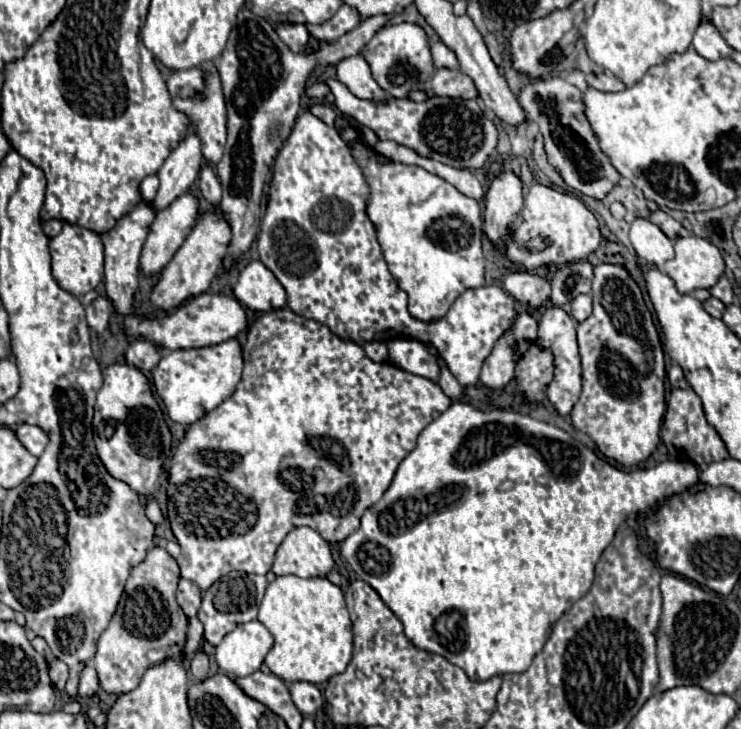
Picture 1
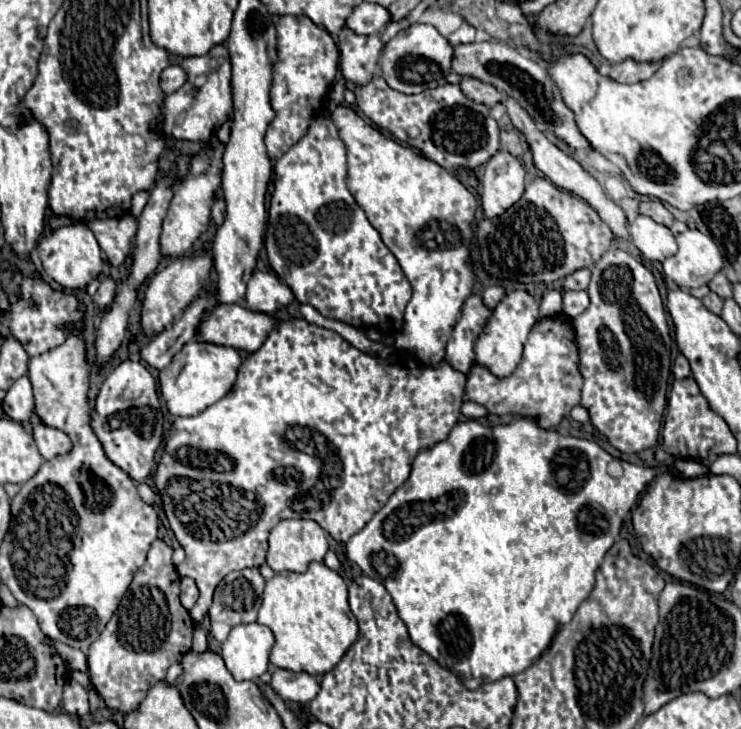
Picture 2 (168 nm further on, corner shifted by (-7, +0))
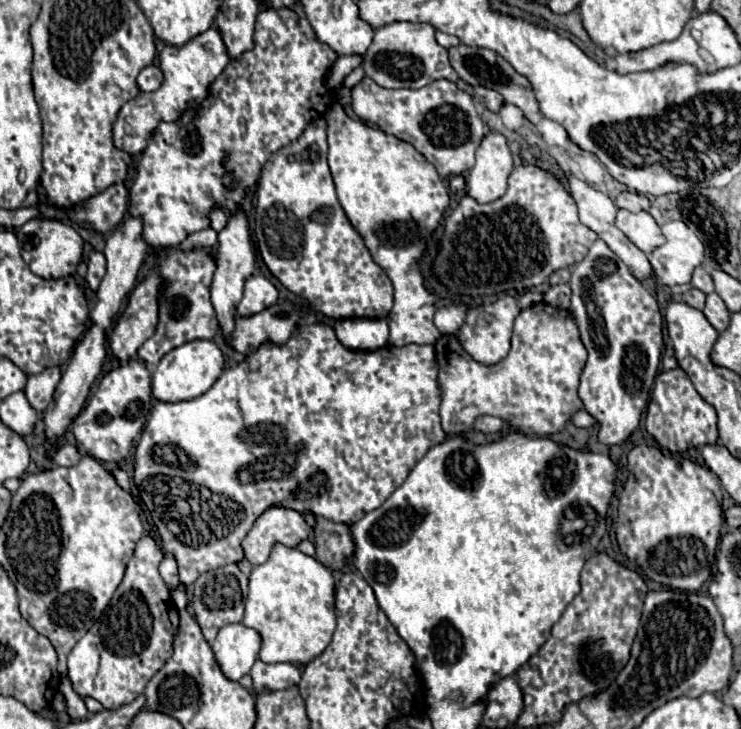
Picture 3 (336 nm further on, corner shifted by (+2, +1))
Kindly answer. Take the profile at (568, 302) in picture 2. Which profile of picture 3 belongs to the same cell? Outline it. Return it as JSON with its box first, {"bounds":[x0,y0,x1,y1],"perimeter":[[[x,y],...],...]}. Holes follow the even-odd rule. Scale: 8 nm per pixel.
{"bounds":[544,284,572,310],"perimeter":[[[556,284],[544,294],[544,302],[546,304],[552,304],[552,306],[564,308],[564,310],[568,310],[570,298],[572,298],[572,290],[568,288],[568,284]]]}

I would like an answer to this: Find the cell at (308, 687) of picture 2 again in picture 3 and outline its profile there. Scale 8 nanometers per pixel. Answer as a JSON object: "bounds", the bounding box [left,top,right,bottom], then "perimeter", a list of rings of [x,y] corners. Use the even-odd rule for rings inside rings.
{"bounds":[250,660,302,694],"perimeter":[[[256,660],[250,676],[254,680],[252,692],[260,694],[260,692],[276,692],[276,690],[284,690],[290,686],[298,686],[302,674],[294,664],[286,664],[286,662],[266,664],[262,660]]]}

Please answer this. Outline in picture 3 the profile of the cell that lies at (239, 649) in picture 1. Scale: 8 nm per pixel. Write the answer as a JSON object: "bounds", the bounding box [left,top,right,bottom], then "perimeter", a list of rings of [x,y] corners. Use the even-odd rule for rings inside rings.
{"bounds":[212,624,262,680],"perimeter":[[[228,624],[220,628],[216,640],[212,642],[212,650],[224,676],[230,680],[240,680],[258,660],[260,644],[262,638],[254,628],[244,624]]]}

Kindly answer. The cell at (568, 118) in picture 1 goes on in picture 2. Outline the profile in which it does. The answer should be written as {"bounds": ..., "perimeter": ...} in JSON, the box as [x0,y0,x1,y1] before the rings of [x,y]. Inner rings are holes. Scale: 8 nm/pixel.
{"bounds":[453,41,589,149],"perimeter":[[[503,41],[495,43],[469,43],[469,45],[457,45],[453,55],[453,71],[459,75],[475,77],[483,83],[489,83],[497,87],[499,91],[513,97],[543,129],[553,131],[559,139],[563,139],[573,149],[585,149],[589,147],[589,141],[581,137],[581,131],[577,129],[573,121],[573,113],[565,109],[565,103],[561,101],[561,95],[557,93],[557,87],[549,81],[549,75],[545,67],[541,67],[539,61],[535,61],[531,55],[523,55],[517,51],[517,47],[509,47]]]}

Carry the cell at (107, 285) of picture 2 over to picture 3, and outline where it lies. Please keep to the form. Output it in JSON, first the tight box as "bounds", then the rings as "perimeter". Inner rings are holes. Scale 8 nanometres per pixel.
{"bounds":[86,252,106,290],"perimeter":[[[92,252],[90,262],[88,262],[88,274],[86,274],[86,282],[90,290],[98,290],[102,278],[106,274],[106,258],[102,252]]]}

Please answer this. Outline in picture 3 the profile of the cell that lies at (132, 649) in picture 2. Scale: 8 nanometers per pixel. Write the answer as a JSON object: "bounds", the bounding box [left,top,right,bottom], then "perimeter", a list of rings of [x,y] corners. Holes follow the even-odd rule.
{"bounds":[68,536,178,710],"perimeter":[[[144,536],[128,562],[124,580],[114,592],[100,620],[68,654],[68,678],[84,698],[92,696],[106,710],[132,704],[146,688],[148,680],[172,656],[178,628],[178,612],[170,598],[170,588],[158,574],[162,550],[150,536]]]}

